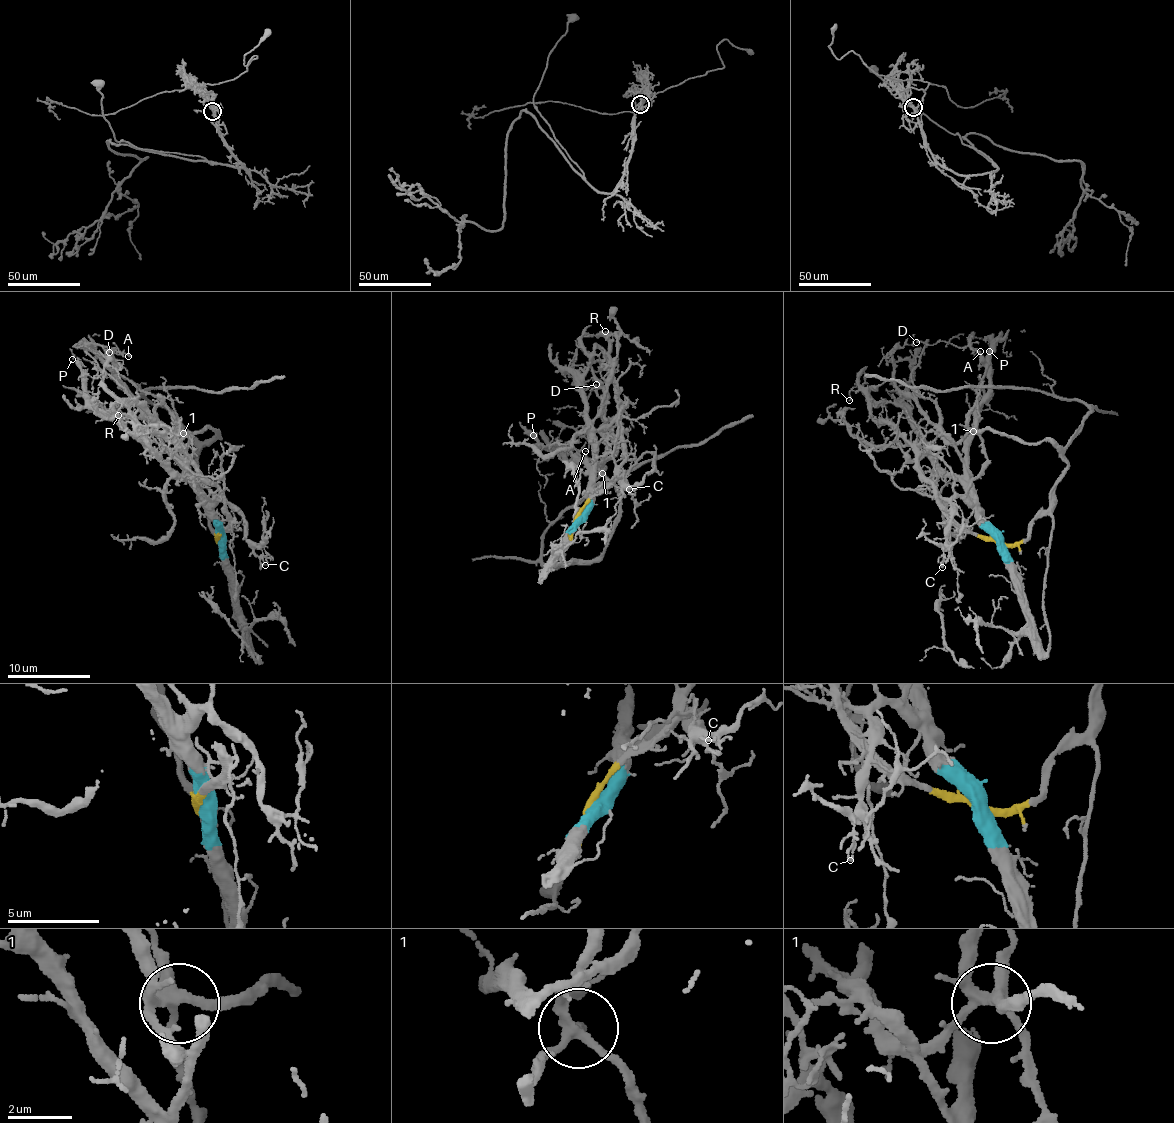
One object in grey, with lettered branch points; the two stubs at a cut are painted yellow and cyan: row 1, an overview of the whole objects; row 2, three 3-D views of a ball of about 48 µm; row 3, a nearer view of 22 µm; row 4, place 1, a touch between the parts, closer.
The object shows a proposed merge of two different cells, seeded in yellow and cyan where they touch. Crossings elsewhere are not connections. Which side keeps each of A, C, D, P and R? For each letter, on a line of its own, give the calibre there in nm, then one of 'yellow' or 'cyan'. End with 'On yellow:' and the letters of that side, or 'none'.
A: calibre 100 nm; yellow
C: calibre 160 nm; cyan
D: calibre 90 nm; yellow
P: calibre 120 nm; cyan
R: calibre 110 nm; yellow
On yellow: A, D, R

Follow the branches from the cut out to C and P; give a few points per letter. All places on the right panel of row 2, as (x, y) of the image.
C: (1000, 541), (979, 514), (955, 498), (942, 567)
P: (1000, 541), (981, 518), (966, 458), (987, 390), (993, 342), (989, 341), (989, 351)

